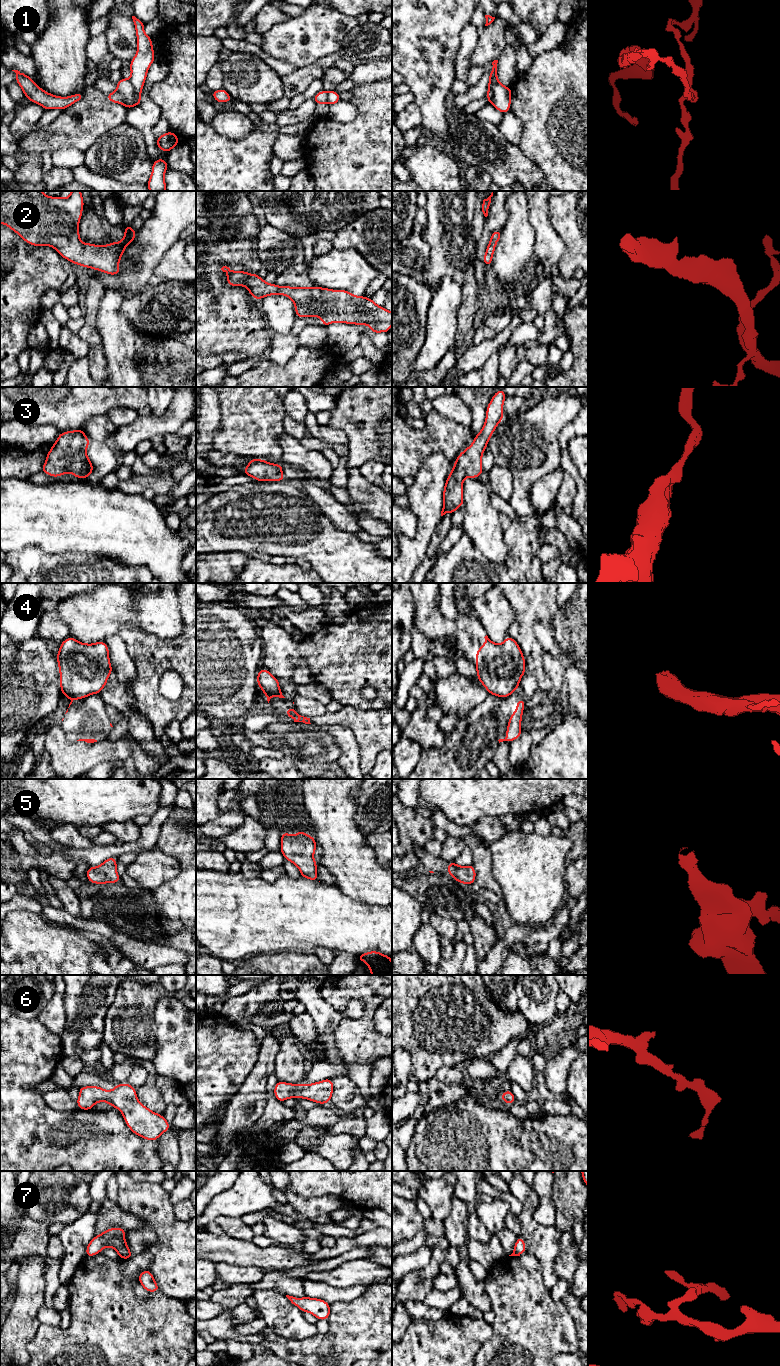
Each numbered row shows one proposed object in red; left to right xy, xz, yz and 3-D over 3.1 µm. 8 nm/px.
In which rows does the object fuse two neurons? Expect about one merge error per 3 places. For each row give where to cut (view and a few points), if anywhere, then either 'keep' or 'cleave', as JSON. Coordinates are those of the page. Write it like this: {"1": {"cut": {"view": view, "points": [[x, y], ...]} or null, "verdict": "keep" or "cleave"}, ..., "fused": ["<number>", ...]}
{"1": {"cut": {"view": "yz", "points": [[499, 82], [495, 83], [492, 87], [492, 103]]}, "verdict": "cleave"}, "2": {"cut": null, "verdict": "keep"}, "3": {"cut": null, "verdict": "keep"}, "4": {"cut": {"view": "xz", "points": [[266, 695], [272, 696]]}, "verdict": "cleave"}, "5": {"cut": null, "verdict": "keep"}, "6": {"cut": null, "verdict": "keep"}, "7": {"cut": null, "verdict": "keep"}, "fused": ["1", "4"]}

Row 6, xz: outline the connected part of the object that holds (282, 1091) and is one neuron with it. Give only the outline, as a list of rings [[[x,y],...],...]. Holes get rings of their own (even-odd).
[[[331,1078],[313,1084],[291,1084],[278,1081],[274,1086],[274,1096],[280,1102],[289,1098],[304,1098],[322,1105],[330,1103],[333,1090]]]

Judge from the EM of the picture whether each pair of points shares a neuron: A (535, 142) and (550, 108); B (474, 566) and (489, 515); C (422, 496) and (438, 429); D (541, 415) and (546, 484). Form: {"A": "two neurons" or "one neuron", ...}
{"A": "one neuron", "B": "two neurons", "C": "two neurons", "D": "two neurons"}

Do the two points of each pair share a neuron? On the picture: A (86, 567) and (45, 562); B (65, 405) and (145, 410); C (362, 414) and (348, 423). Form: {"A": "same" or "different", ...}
{"A": "same", "B": "same", "C": "same"}

